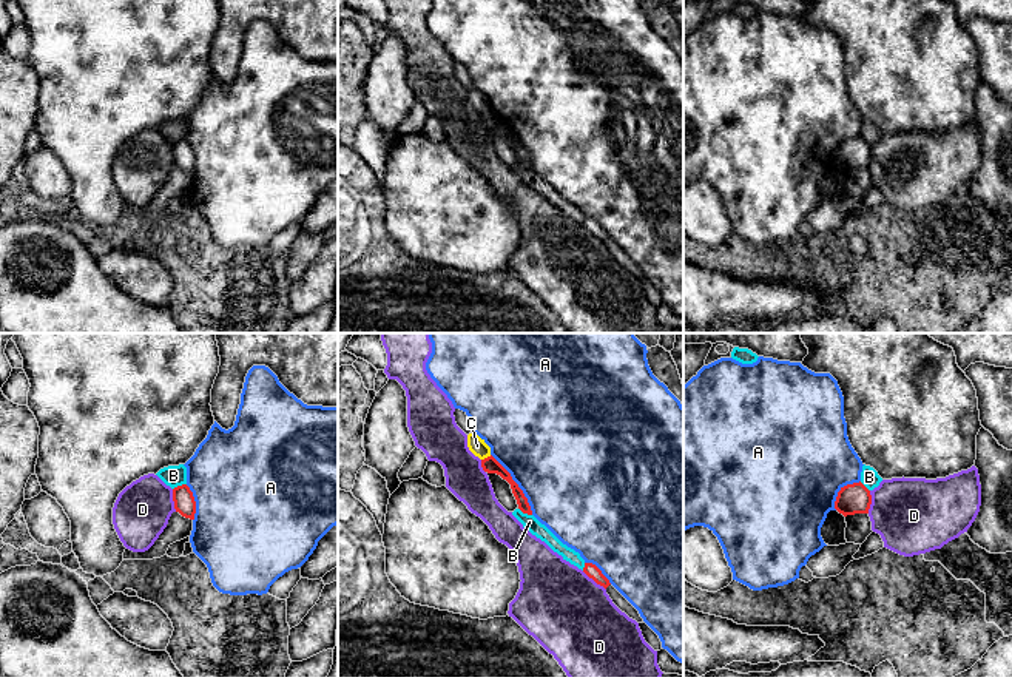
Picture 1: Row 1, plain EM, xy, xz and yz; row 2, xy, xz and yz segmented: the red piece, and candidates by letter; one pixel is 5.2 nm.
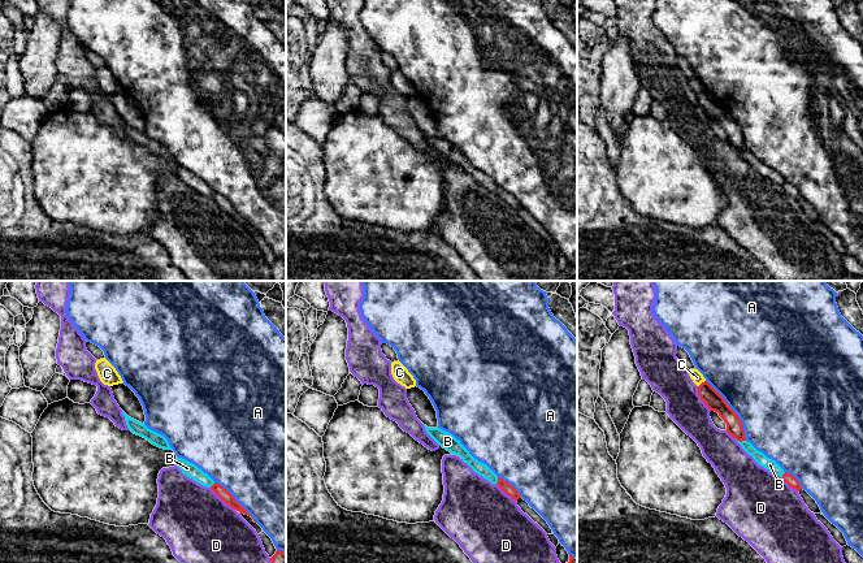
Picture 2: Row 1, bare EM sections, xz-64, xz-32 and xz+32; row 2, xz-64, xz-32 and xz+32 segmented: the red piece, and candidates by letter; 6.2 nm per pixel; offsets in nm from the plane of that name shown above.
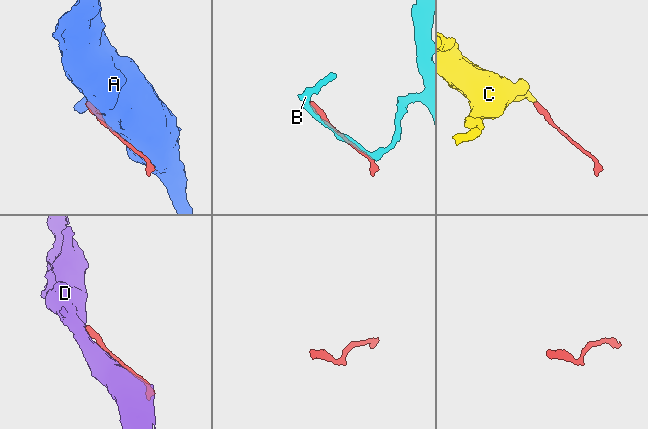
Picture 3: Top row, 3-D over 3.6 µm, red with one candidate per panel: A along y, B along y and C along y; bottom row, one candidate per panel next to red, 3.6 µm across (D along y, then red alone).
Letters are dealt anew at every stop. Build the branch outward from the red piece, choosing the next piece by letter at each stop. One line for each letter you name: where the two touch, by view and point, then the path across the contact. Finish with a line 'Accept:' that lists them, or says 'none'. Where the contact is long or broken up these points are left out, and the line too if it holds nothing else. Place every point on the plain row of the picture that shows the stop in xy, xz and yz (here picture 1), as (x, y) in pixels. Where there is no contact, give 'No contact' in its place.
Accept: none

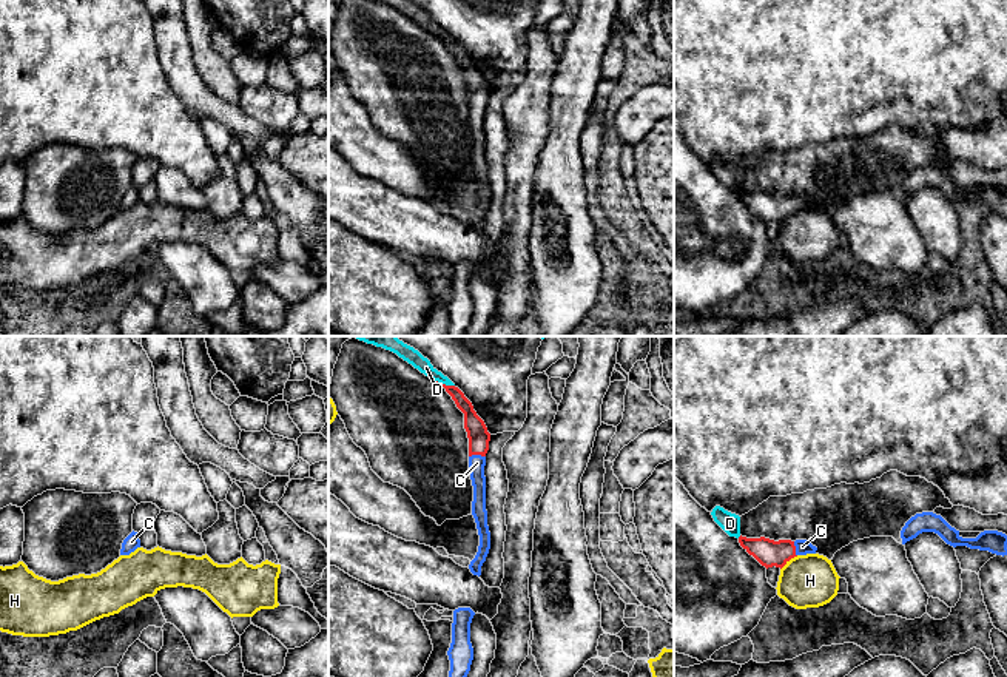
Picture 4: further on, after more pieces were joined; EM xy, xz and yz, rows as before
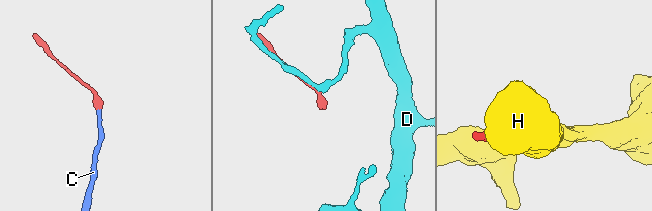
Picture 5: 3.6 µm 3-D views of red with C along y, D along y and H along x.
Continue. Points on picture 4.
C: Touches red at xz (477, 108). Path across: xz (478, 91), (477, 108), (477, 117)
Accept: C

